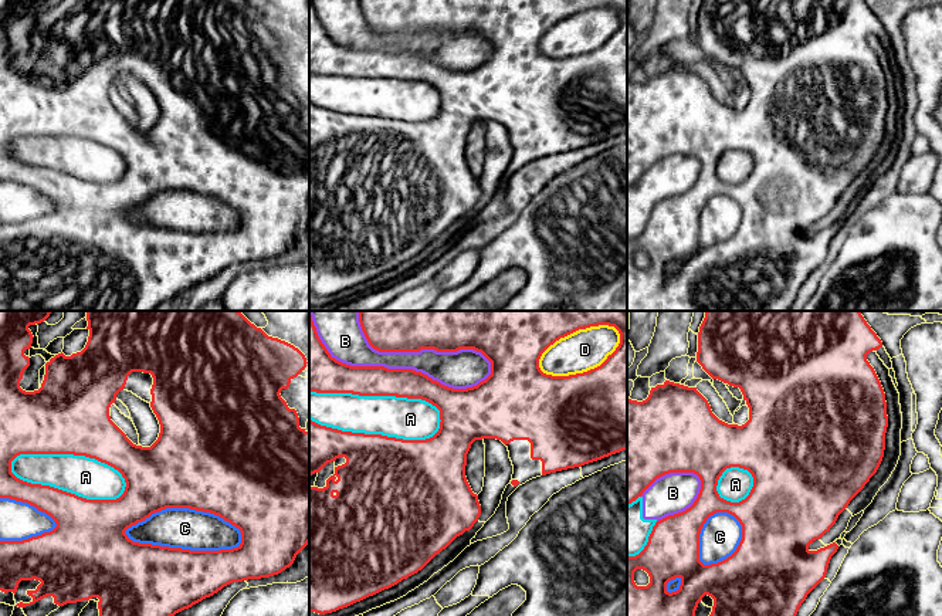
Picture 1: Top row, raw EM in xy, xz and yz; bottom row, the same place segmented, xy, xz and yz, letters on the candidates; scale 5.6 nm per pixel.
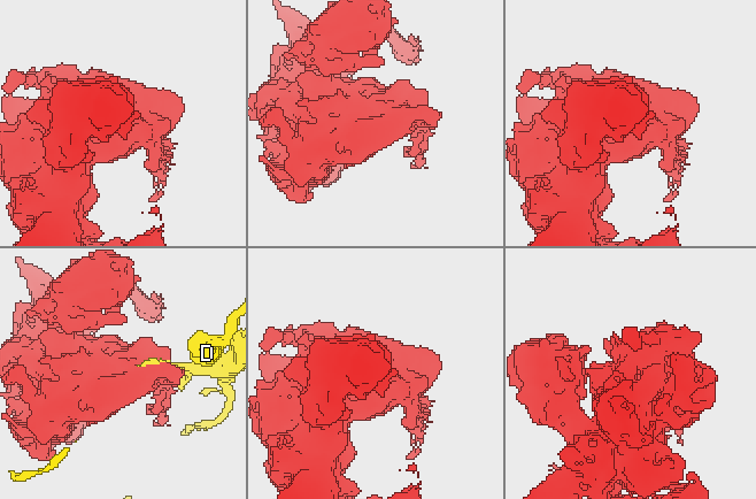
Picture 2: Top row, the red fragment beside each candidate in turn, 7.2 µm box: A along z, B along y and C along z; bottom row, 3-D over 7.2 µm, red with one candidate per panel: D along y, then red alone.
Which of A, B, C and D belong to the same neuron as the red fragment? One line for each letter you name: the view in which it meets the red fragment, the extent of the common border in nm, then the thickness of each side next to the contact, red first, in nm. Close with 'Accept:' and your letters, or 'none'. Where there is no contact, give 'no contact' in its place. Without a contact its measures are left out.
Accept: none

